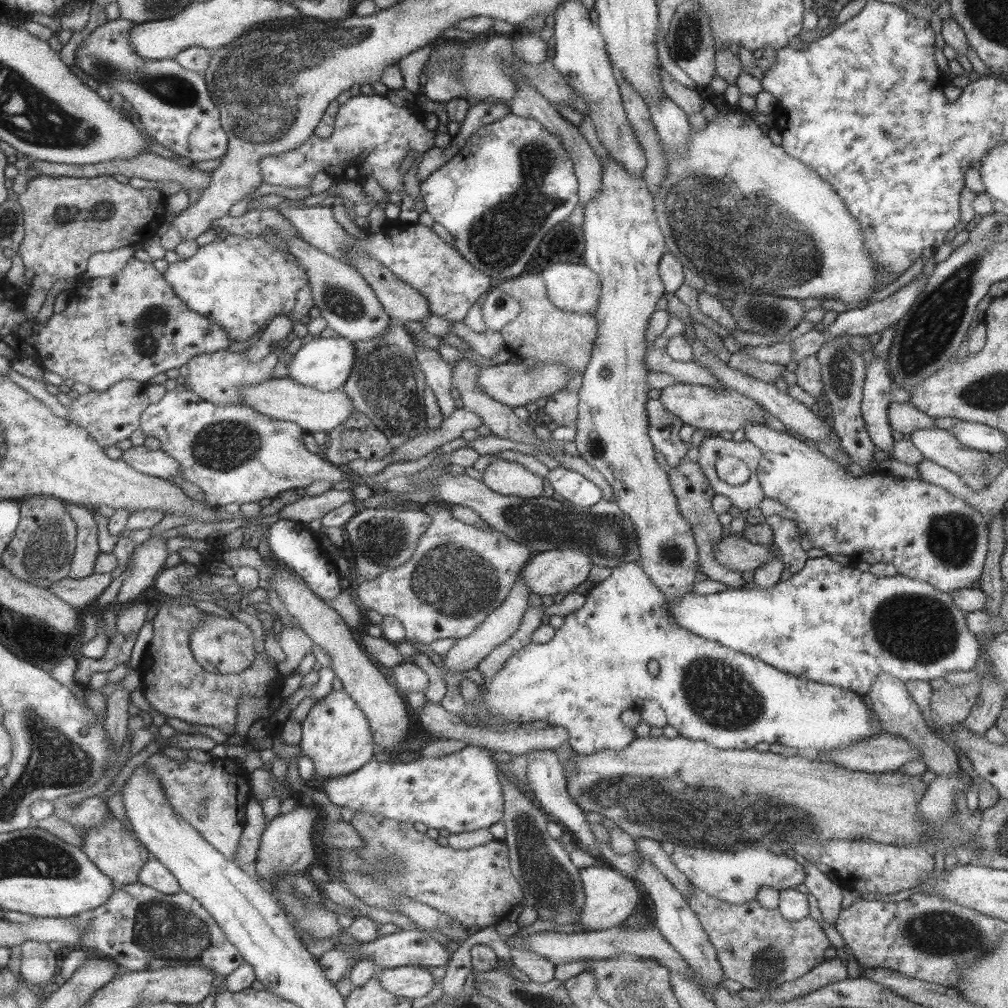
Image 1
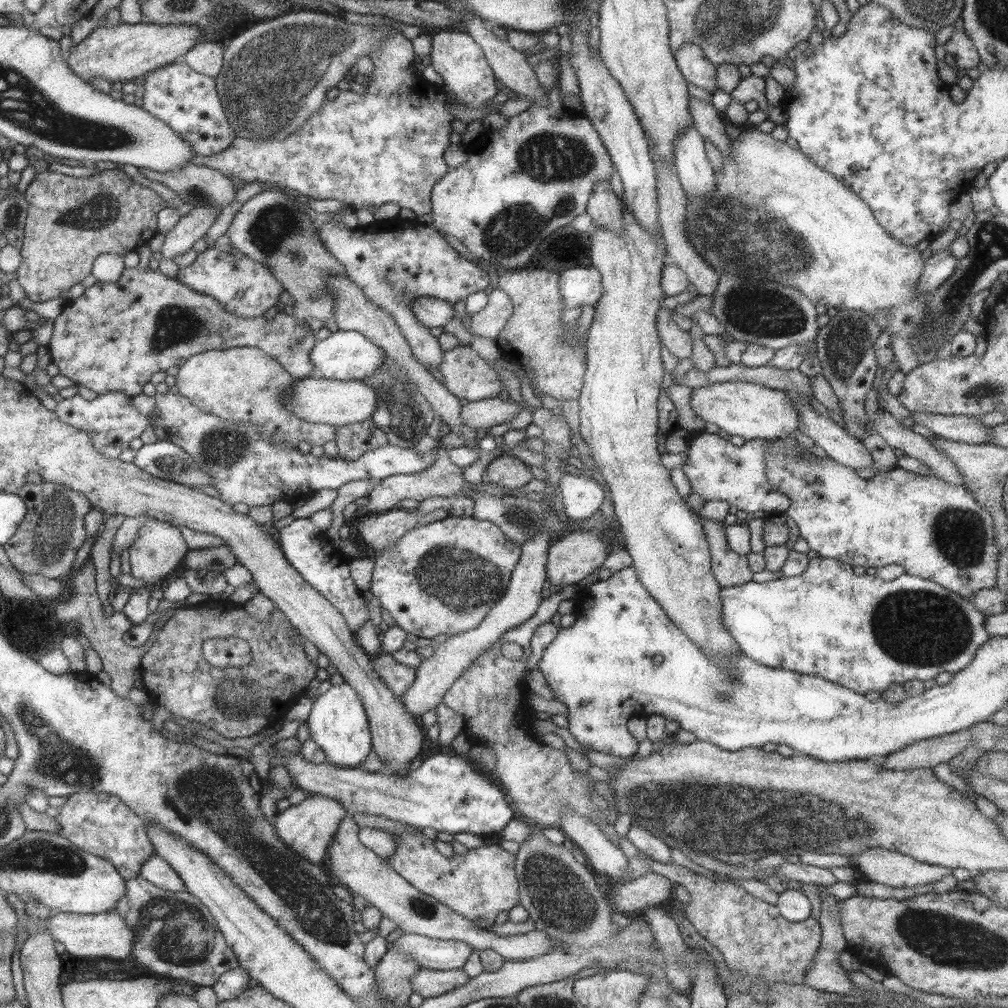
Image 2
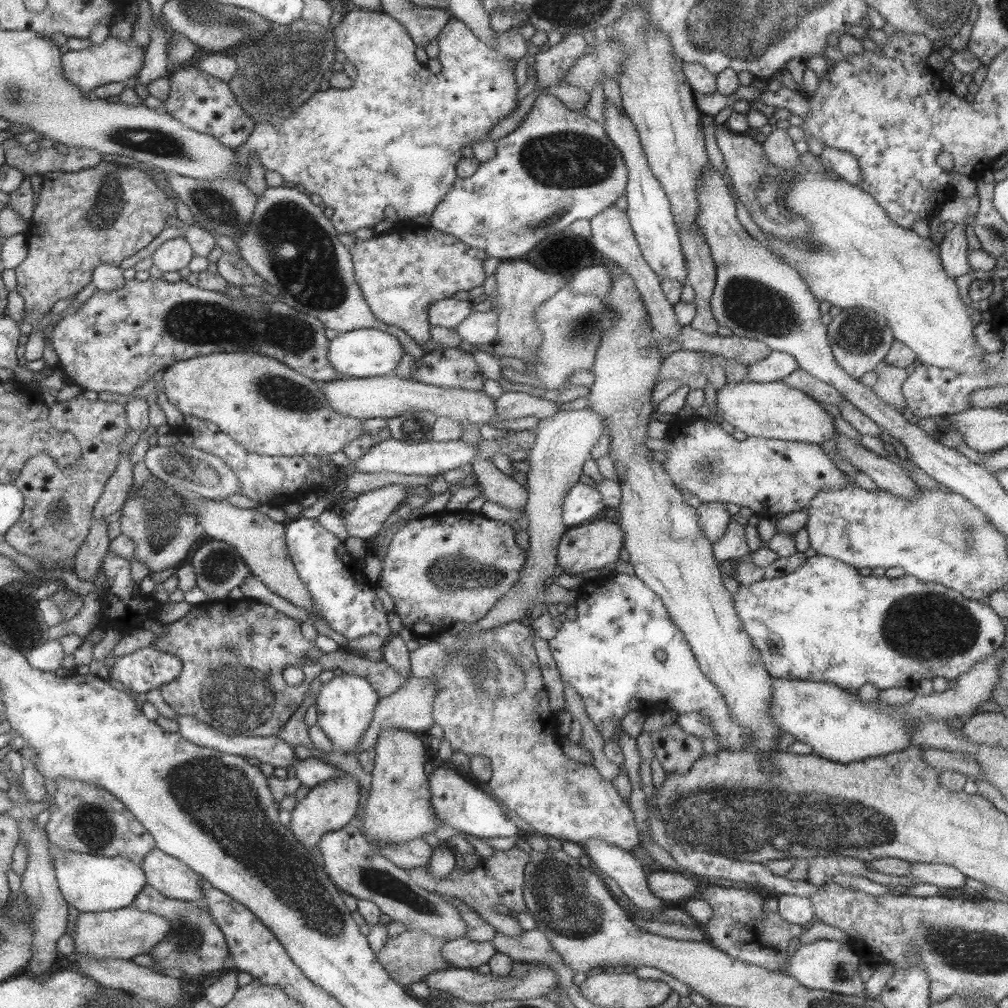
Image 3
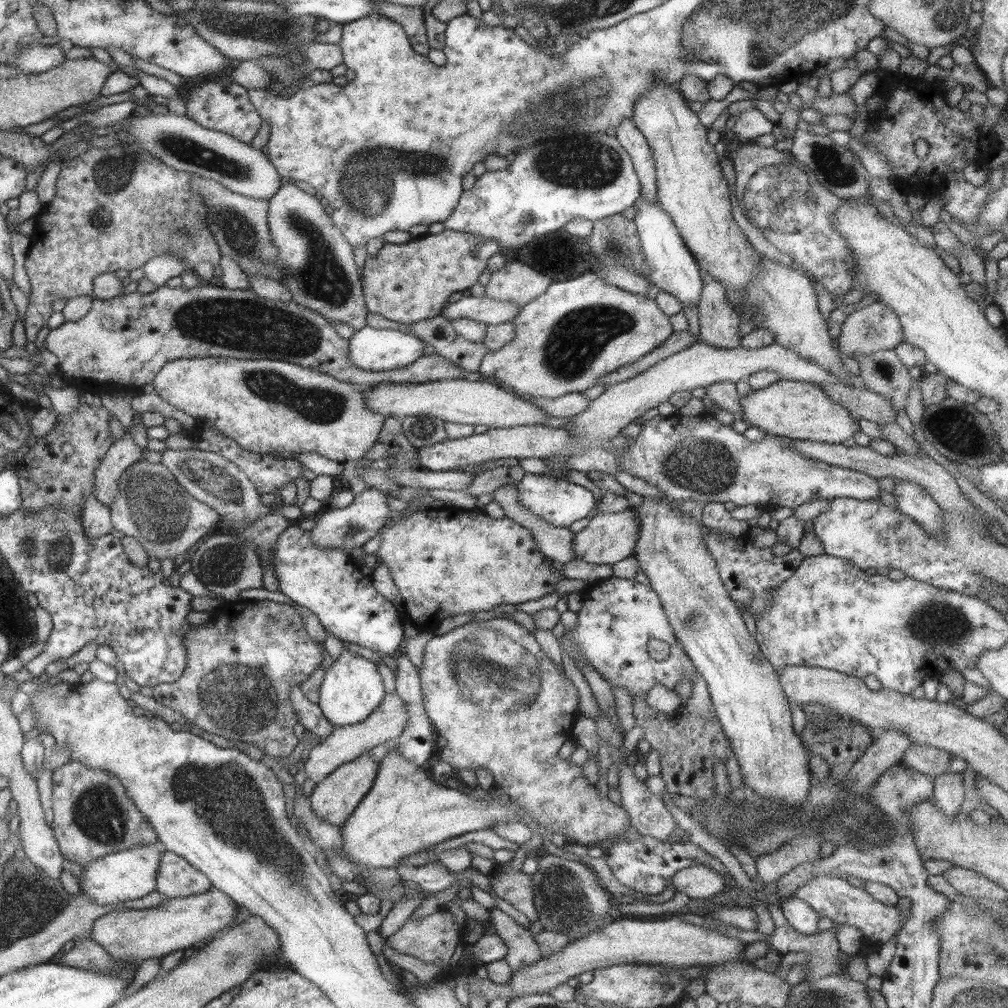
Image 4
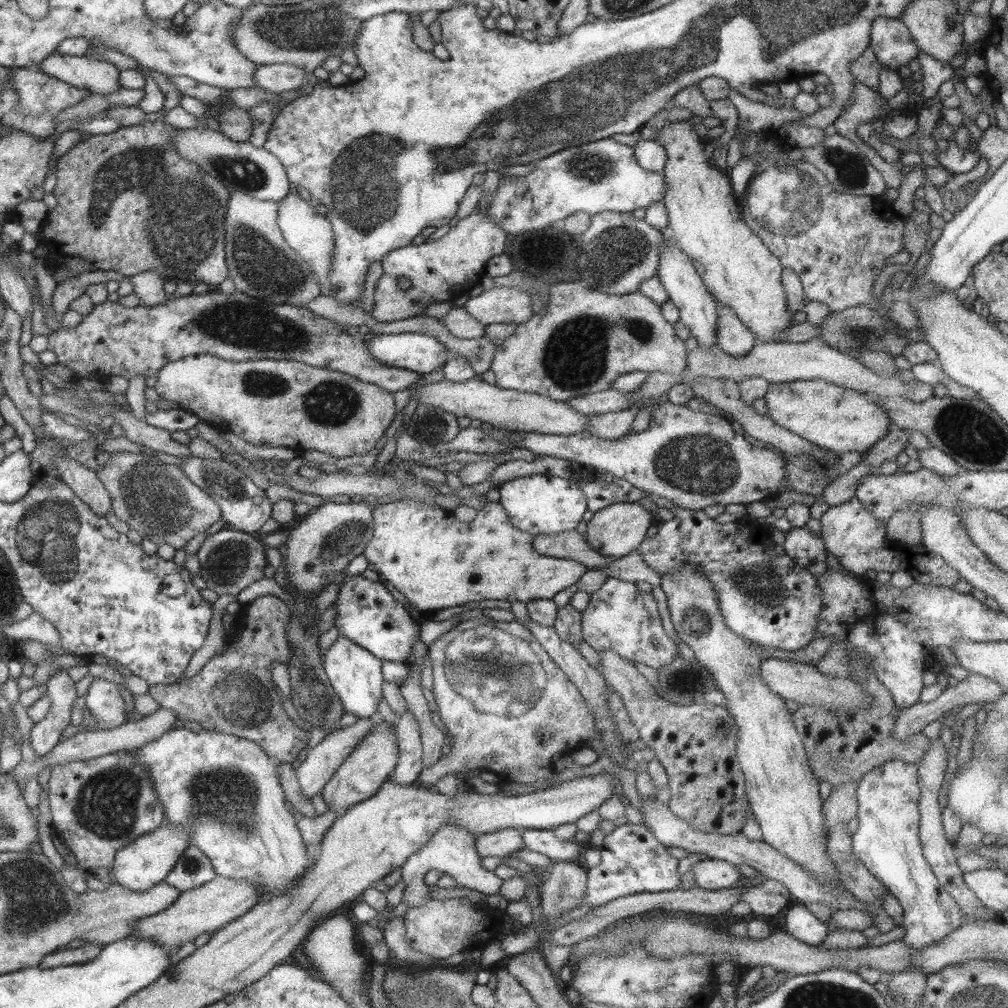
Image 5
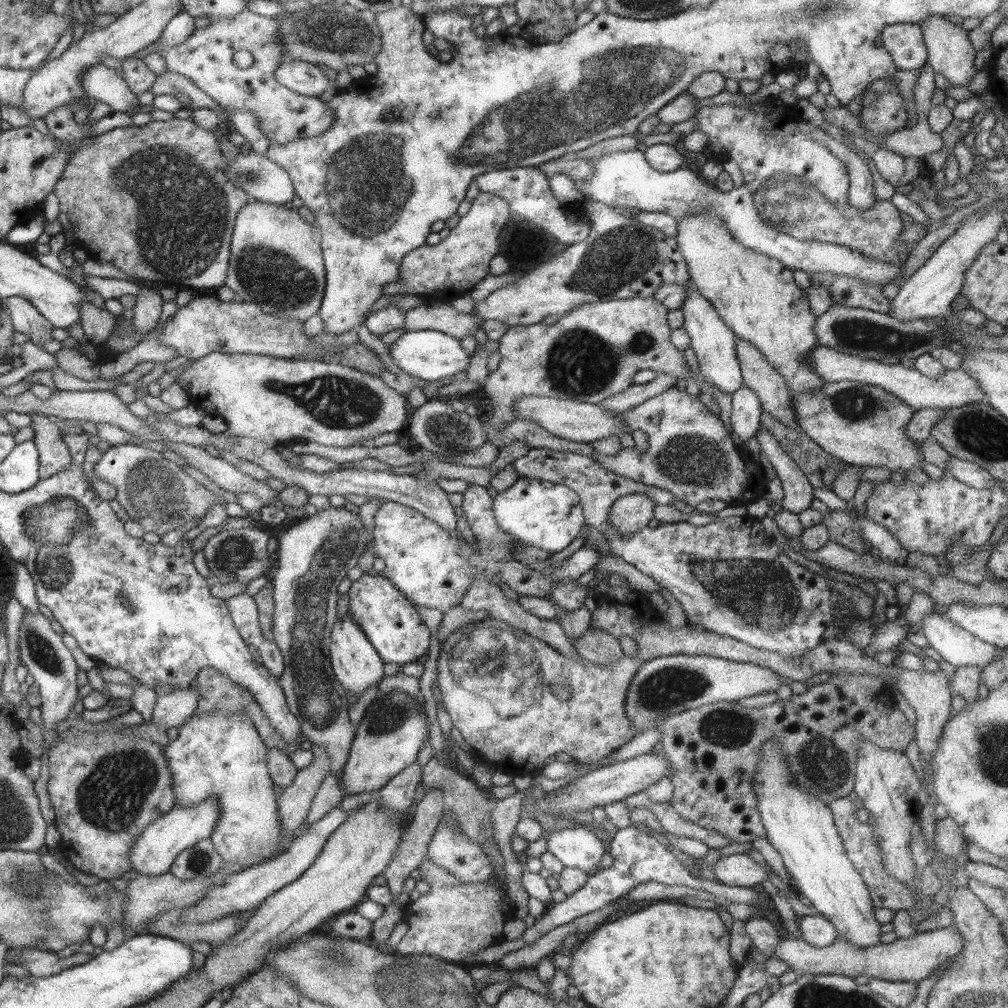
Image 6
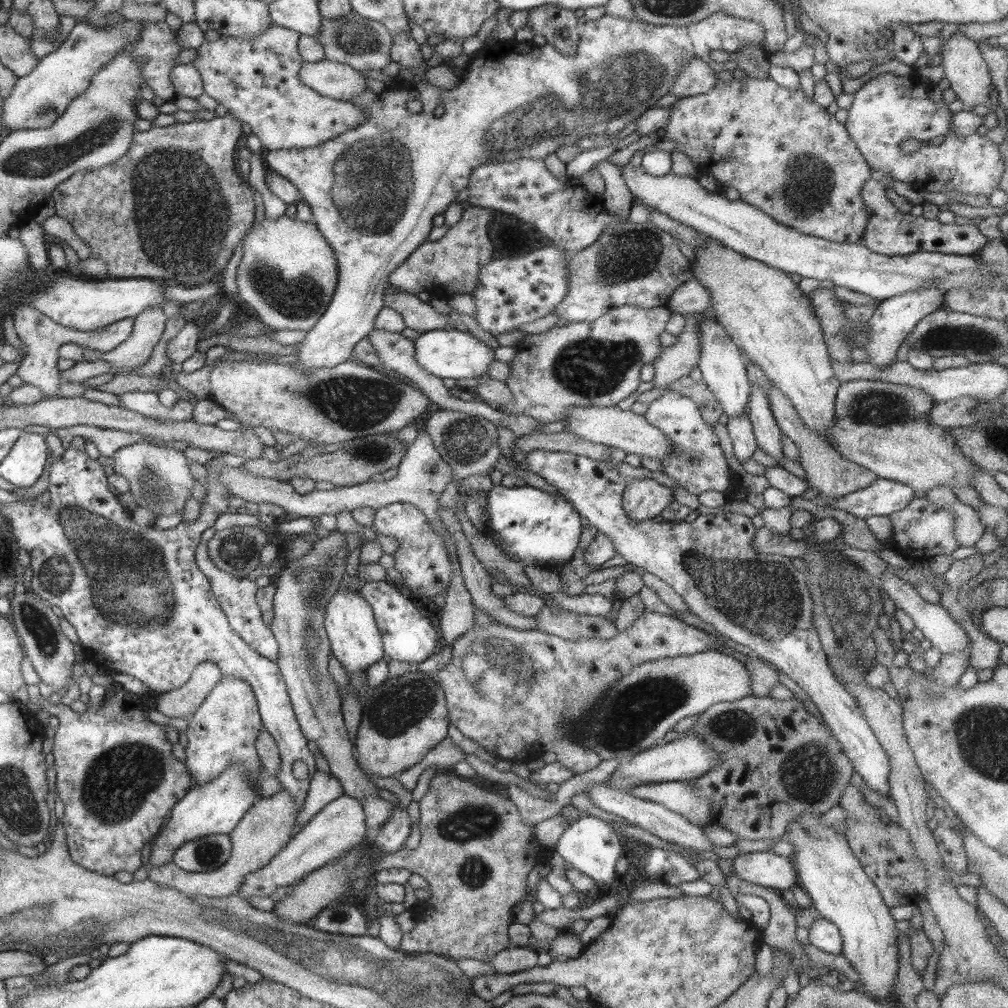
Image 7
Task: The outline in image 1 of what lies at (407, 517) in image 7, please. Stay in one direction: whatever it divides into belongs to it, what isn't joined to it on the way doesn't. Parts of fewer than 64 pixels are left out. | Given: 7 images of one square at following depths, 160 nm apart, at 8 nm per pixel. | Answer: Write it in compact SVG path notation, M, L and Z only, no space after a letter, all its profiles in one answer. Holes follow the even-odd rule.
M433 500L425 504L422 511L429 515L430 523L419 537L411 559L405 565L387 570L371 581L354 585L353 595L363 610L374 610L381 616L393 616L399 621L407 642L431 644L438 638L465 638L505 600L520 571L531 558L531 552L506 538L502 532L479 530L457 520L443 503Z

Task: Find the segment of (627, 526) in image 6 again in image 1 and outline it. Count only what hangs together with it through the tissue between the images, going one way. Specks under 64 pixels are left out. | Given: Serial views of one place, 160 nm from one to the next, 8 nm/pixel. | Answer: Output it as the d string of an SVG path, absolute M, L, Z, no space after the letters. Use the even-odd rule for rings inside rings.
M547 550L532 554L526 565L520 571L523 583L531 593L553 597L555 594L570 593L578 585L587 581L589 570L592 568L589 557L579 551Z

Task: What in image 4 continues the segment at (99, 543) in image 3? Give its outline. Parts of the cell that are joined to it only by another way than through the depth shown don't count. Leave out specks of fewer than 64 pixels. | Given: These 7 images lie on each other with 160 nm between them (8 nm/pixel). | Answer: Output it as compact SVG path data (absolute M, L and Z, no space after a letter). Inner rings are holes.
M90 492L90 494L86 494L80 512L80 523L83 527L83 533L85 533L85 539L89 539L89 541L110 535L112 530L110 508L101 504Z

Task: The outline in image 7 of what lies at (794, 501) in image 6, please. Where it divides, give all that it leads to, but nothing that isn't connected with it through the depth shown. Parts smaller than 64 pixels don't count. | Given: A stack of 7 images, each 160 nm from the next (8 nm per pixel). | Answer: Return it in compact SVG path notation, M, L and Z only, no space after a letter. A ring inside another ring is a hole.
M751 384L751 386L752 393L748 400L748 417L752 424L752 433L756 445L765 454L769 454L782 468L781 431L773 418L764 390L754 386L754 384Z

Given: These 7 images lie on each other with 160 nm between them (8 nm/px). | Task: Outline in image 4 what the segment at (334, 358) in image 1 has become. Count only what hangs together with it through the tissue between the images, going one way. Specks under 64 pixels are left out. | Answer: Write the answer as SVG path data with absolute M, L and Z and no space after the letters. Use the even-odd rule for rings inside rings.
M367 325L355 331L347 344L351 364L375 372L407 366L423 355L421 340L413 334L373 329Z

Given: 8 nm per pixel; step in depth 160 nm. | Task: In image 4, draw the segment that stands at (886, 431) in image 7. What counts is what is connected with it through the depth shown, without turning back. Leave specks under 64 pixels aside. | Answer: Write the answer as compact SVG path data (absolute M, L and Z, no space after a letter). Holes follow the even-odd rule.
M779 378L769 386L751 390L749 394L739 396L738 405L742 412L742 420L749 427L755 427L761 432L774 434L774 436L837 444L845 439L850 439L858 428L856 420L859 418L853 418L842 406L831 402L820 389L820 385L805 381Z

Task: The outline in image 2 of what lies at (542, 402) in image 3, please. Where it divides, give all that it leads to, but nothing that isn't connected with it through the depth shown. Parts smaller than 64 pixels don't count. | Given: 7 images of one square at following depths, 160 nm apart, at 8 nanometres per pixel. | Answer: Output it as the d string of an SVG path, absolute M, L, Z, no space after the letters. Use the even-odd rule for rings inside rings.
M498 397L461 402L460 421L469 428L491 428L502 422L506 425L523 409L517 403L501 401Z

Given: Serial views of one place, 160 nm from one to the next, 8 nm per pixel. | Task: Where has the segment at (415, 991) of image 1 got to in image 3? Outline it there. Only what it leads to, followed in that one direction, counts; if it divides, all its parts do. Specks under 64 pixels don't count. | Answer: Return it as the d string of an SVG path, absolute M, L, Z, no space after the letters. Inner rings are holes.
M543 965L530 966L525 974L521 976L495 976L488 974L479 974L474 969L460 969L447 967L445 970L434 970L427 973L422 981L430 989L431 995L448 995L449 997L459 998L465 1002L483 1003L493 999L516 998L525 1000L526 998L543 997L556 984L556 974L549 967Z

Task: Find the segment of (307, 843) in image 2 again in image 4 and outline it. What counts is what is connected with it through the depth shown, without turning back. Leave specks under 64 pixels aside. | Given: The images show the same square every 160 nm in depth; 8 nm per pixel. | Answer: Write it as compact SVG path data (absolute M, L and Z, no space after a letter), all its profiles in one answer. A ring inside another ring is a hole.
M363 753L355 760L341 763L341 766L336 766L331 774L316 782L314 789L311 790L308 805L309 809L313 811L313 815L327 823L331 823L333 826L341 826L353 813L358 802L365 796L371 786L377 767L378 764L372 761L367 753Z

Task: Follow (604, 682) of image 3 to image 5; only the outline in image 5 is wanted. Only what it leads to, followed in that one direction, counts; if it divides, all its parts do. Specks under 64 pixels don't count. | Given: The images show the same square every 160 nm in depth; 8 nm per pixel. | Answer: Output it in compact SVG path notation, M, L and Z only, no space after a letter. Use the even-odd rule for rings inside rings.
M607 577L600 587L590 595L587 607L581 612L582 642L598 653L610 650L625 661L641 663L655 671L671 663L678 650L661 627L661 619L652 594L641 592L633 582L610 577Z

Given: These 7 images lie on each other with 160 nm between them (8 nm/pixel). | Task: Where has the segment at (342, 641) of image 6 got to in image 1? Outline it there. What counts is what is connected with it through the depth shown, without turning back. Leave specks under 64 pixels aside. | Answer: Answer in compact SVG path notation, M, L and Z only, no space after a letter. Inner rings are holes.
M331 689L327 696L313 703L300 726L300 754L313 763L313 780L329 780L355 772L377 750L366 716L344 690Z

